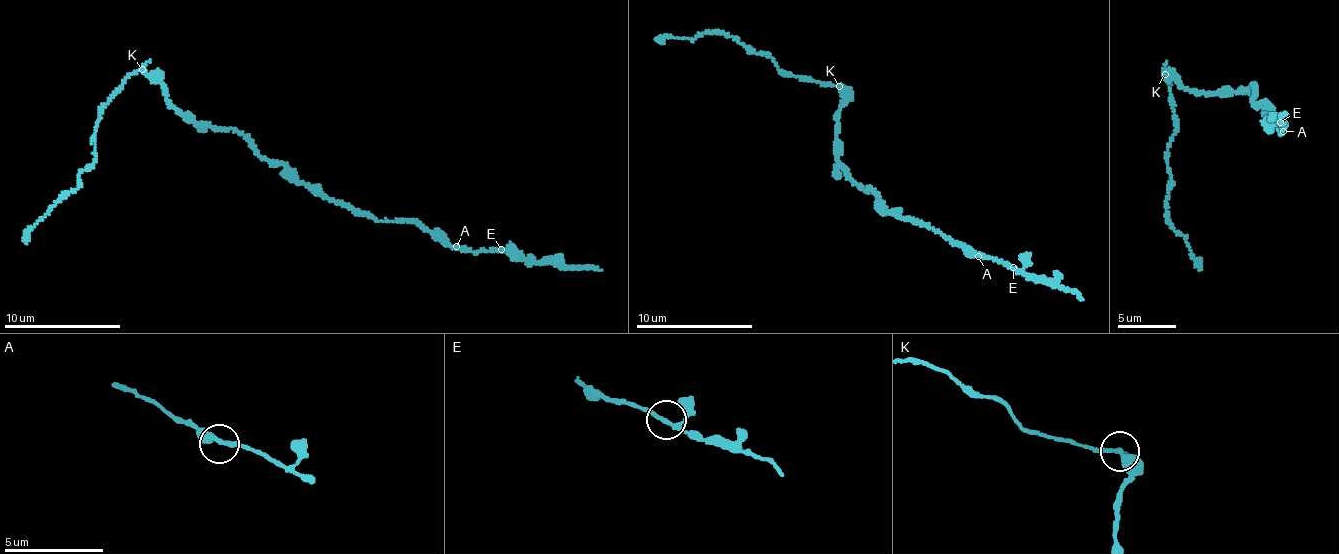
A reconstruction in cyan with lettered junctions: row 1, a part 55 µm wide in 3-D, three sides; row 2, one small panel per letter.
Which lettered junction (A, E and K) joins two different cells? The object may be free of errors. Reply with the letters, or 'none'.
K

